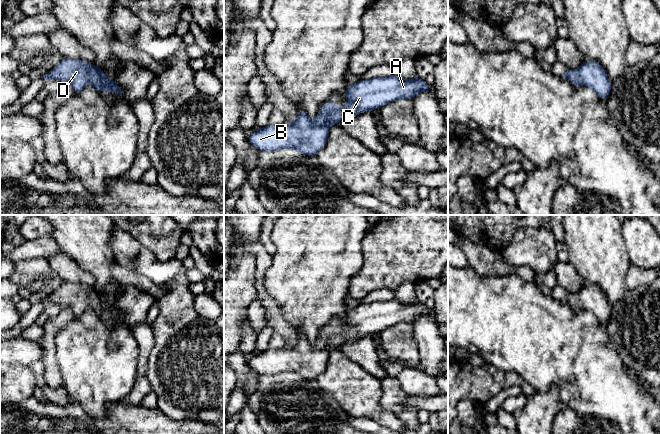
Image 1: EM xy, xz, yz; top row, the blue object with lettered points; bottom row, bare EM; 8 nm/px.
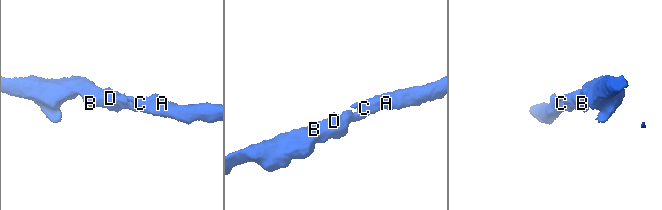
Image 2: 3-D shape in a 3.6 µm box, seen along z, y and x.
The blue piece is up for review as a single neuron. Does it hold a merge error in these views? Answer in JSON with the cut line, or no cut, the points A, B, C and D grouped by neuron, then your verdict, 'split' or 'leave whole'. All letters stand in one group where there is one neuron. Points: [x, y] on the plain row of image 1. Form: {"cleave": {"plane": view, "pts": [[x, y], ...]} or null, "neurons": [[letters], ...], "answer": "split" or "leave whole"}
{"cleave": null, "neurons": [["A", "B", "C", "D"]], "answer": "leave whole"}

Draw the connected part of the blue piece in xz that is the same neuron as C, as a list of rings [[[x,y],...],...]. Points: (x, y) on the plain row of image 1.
[[[393,298],[389,301],[360,304],[356,307],[348,308],[345,314],[347,328],[342,332],[337,333],[335,326],[327,325],[322,329],[314,344],[303,333],[300,333],[298,334],[298,341],[294,346],[285,346],[277,350],[268,348],[265,351],[254,354],[247,364],[259,375],[277,375],[291,372],[297,377],[316,380],[326,370],[330,349],[340,348],[344,343],[354,342],[364,335],[380,333],[385,328],[398,323],[413,323],[422,315],[429,316],[429,312],[418,299],[414,303],[403,303]]]

